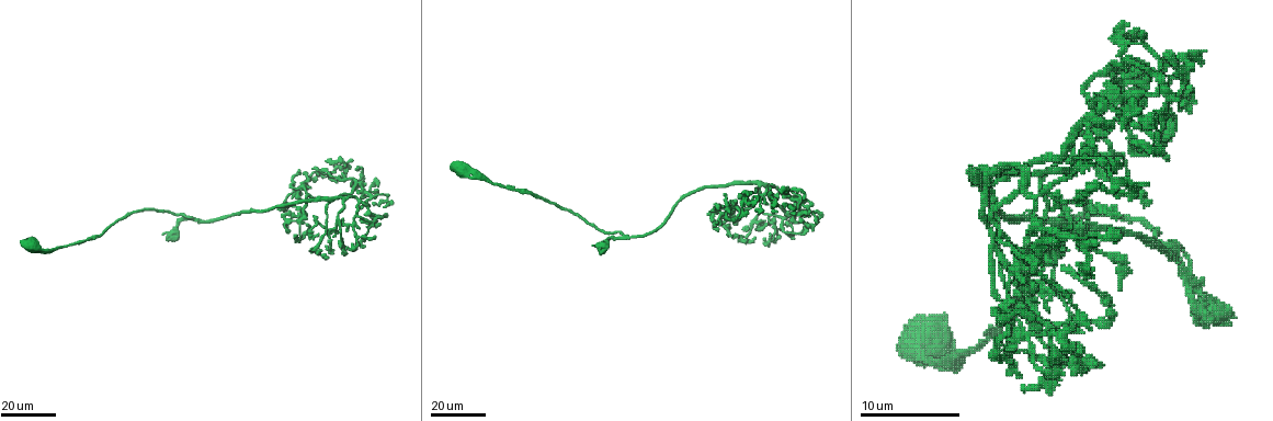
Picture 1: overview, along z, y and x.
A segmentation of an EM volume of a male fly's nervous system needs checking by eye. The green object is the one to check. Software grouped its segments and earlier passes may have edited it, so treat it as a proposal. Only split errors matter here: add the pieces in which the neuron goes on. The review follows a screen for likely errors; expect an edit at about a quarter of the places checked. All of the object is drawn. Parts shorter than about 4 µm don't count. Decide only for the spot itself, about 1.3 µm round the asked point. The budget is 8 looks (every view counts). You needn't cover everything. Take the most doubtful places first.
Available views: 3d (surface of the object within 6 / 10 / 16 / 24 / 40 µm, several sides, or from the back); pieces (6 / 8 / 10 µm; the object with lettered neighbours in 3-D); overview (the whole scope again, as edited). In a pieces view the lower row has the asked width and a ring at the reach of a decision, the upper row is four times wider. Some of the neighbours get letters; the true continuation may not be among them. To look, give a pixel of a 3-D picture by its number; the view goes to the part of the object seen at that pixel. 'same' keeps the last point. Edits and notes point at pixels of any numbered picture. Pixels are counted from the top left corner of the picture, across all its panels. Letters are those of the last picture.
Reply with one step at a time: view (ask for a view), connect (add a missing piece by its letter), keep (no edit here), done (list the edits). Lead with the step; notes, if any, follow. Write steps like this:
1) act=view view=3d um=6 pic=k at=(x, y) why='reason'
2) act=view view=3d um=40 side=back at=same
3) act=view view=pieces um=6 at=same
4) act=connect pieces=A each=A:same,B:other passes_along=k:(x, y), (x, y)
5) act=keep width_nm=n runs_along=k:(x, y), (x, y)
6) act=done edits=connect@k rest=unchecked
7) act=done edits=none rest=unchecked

act=view view=3d um=16 pic=1 at=(1053, 208) why='an open end'

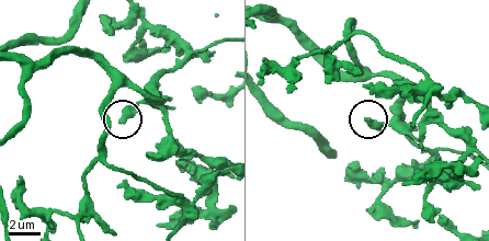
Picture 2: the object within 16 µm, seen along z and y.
act=view view=pieces um=10 pic=2 at=(365, 119) why='see the neighbours'

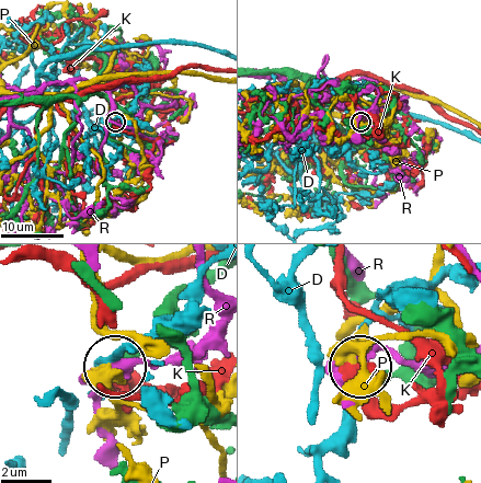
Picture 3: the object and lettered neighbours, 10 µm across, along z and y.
act=keep width_nm=340 each=D:other,K:other,P:other,R:other found='no lettered piece goes on from it'

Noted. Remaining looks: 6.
act=view view=3d um=16 pic=1 at=(756, 239) why='branch stops here'

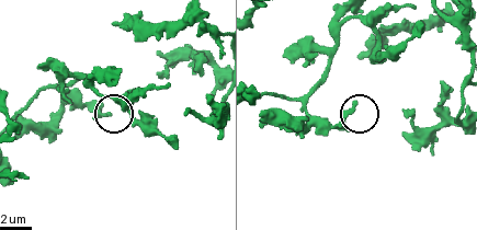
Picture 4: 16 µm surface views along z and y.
act=view view=pieces um=6 pic=4 at=(110, 116)

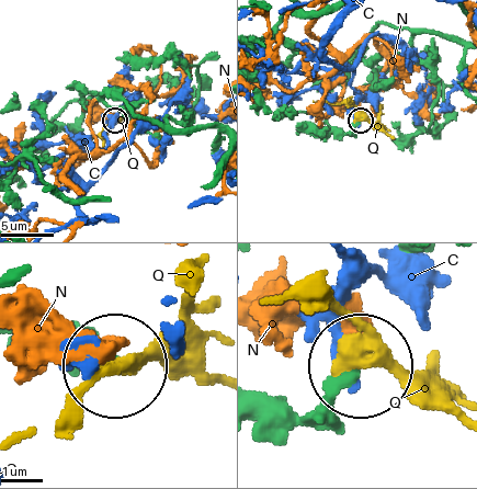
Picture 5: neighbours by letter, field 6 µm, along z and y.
act=keep width_nm=250 each=C:other,N:other,Q:other found='none of them fits'

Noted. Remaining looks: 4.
act=view view=3d um=24 pic=1 at=(1119, 288) why='branch stops here'

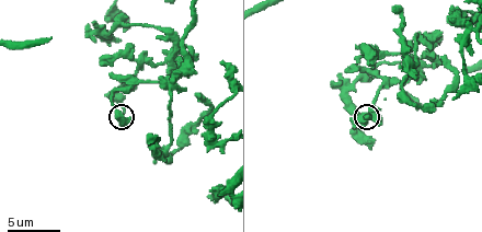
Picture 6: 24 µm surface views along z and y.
act=view view=pieces um=10 pic=6 at=(366, 116) why='see the neighbours'

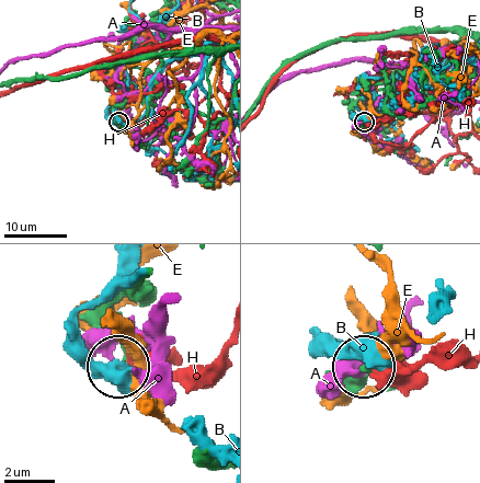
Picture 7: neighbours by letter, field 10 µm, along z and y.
act=keep width_nm=240 each=A:other,B:other,E:other,H:other found='none of them fits'

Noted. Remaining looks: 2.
act=view view=pieces um=10 pic=6 at=(151, 138) why='thick end'

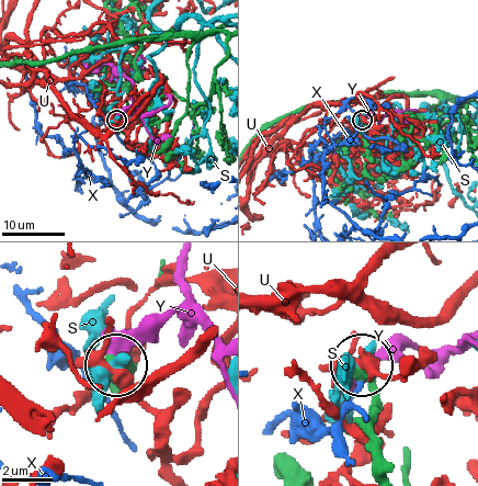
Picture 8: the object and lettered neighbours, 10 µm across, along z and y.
act=keep each=S:other,U:other,X:other,Y:other found='no lettered piece goes on from it'

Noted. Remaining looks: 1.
act=done edits=none rest=unchecked

